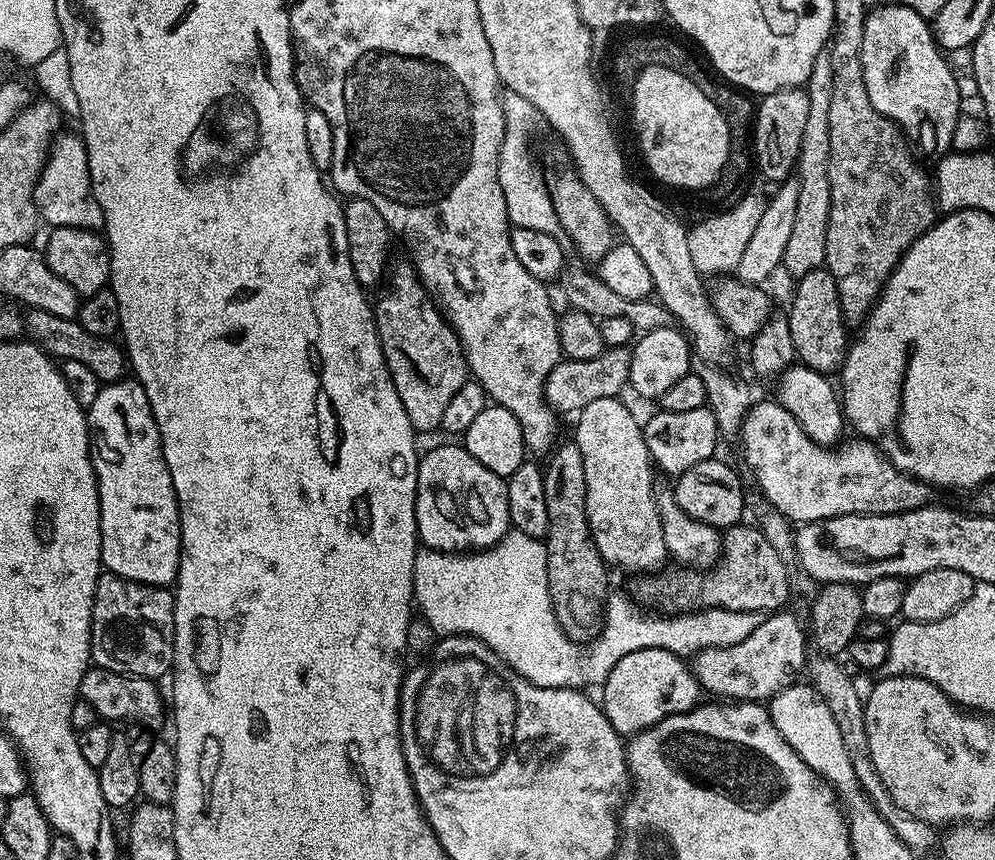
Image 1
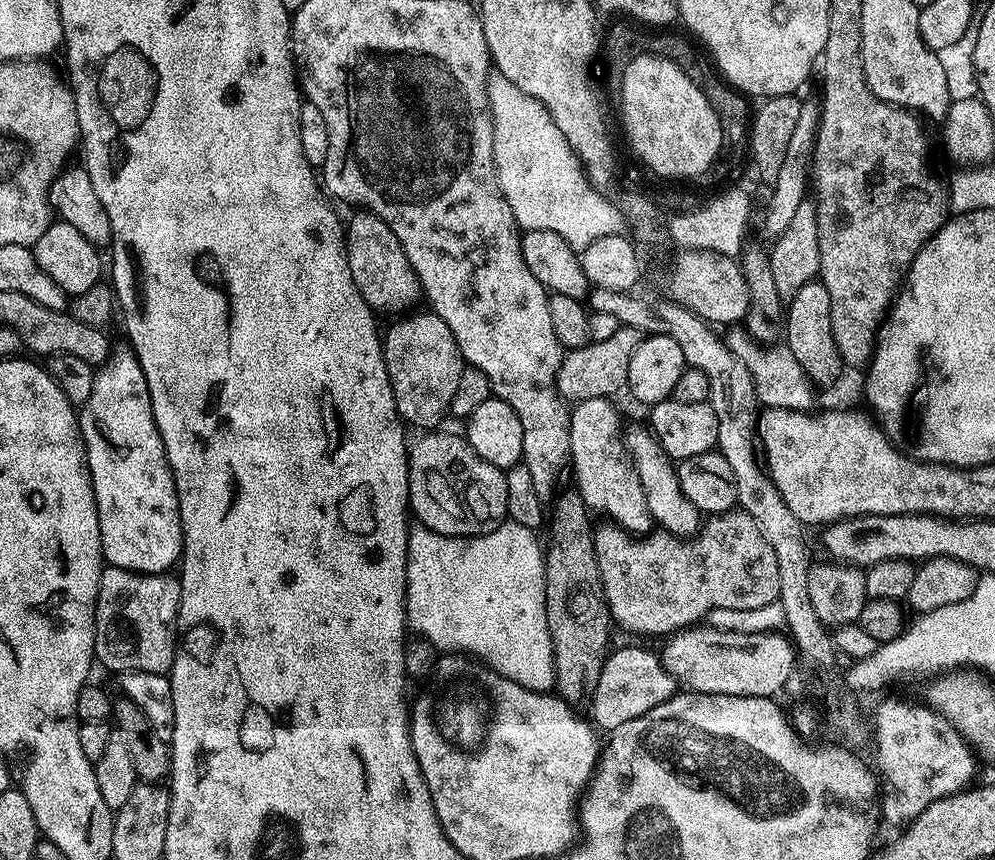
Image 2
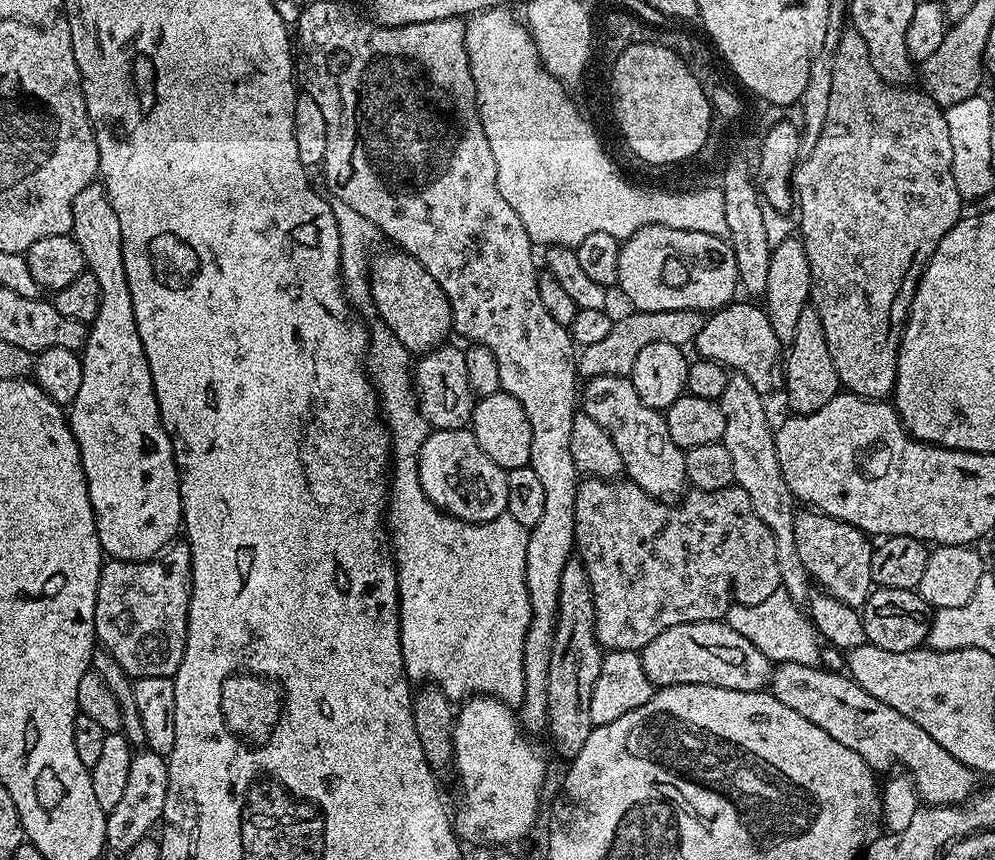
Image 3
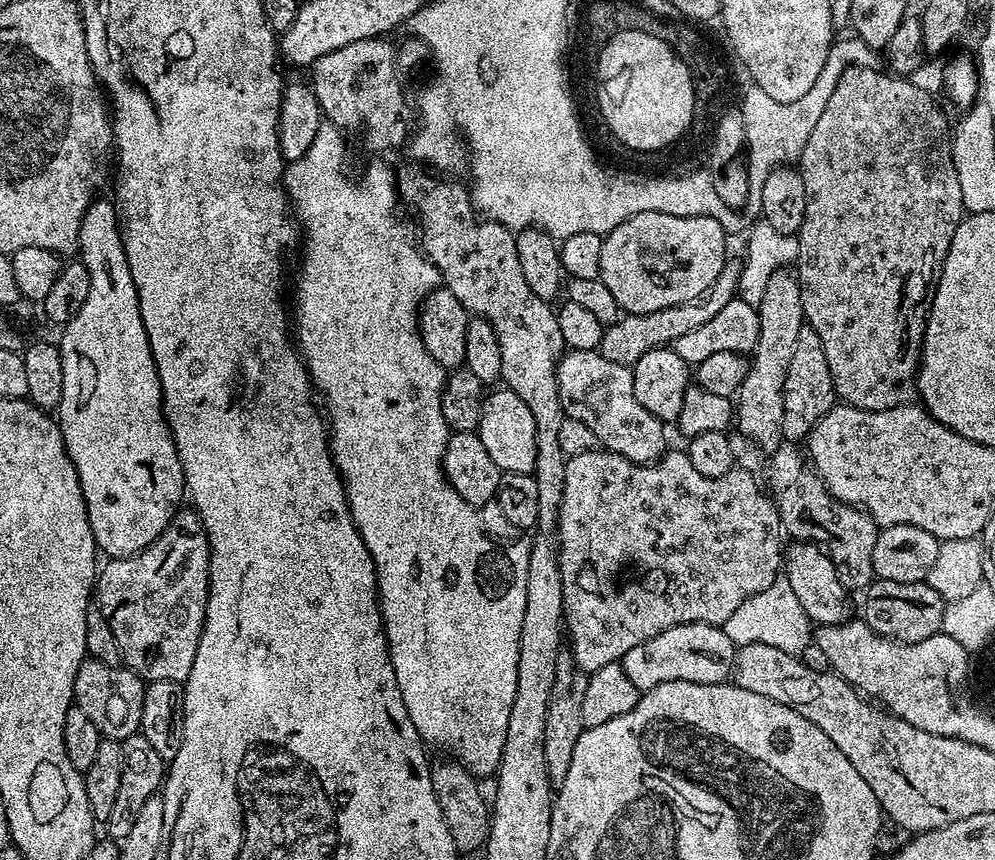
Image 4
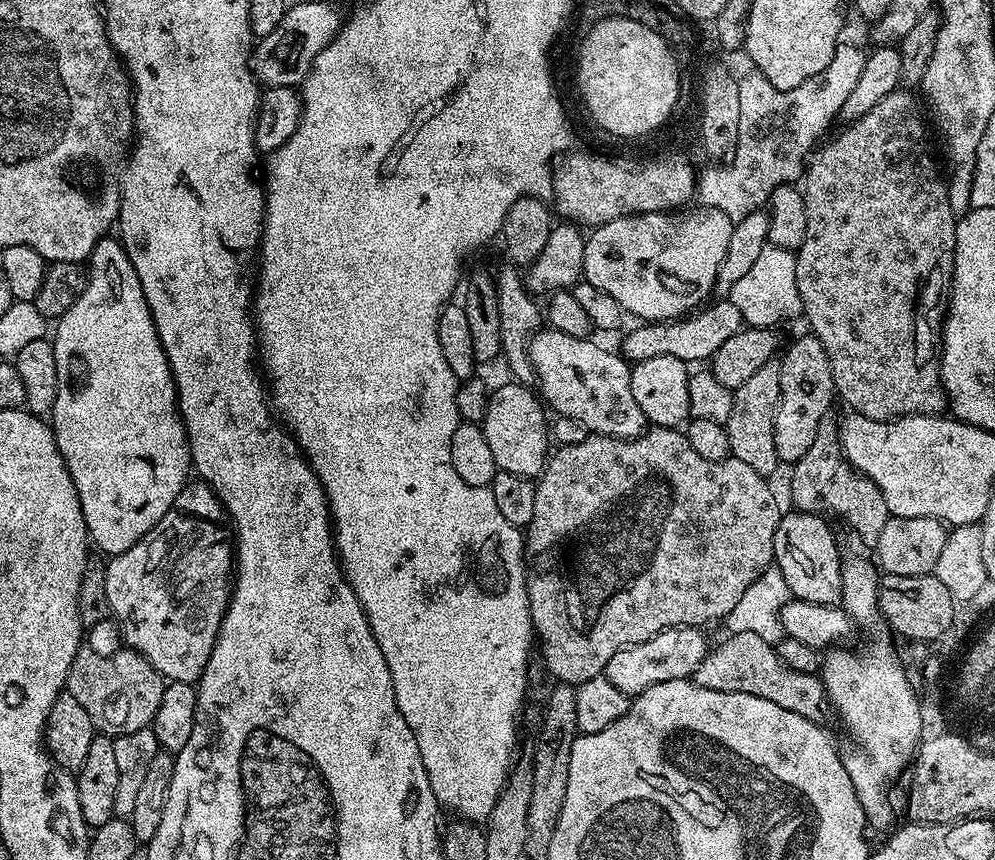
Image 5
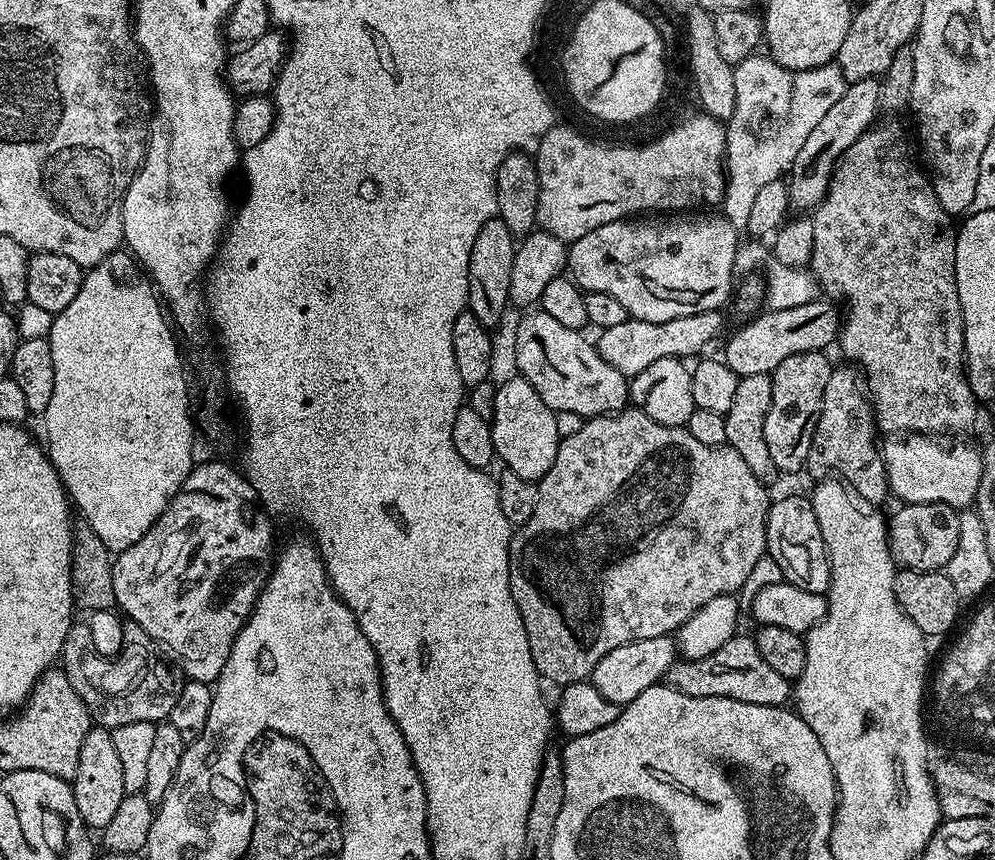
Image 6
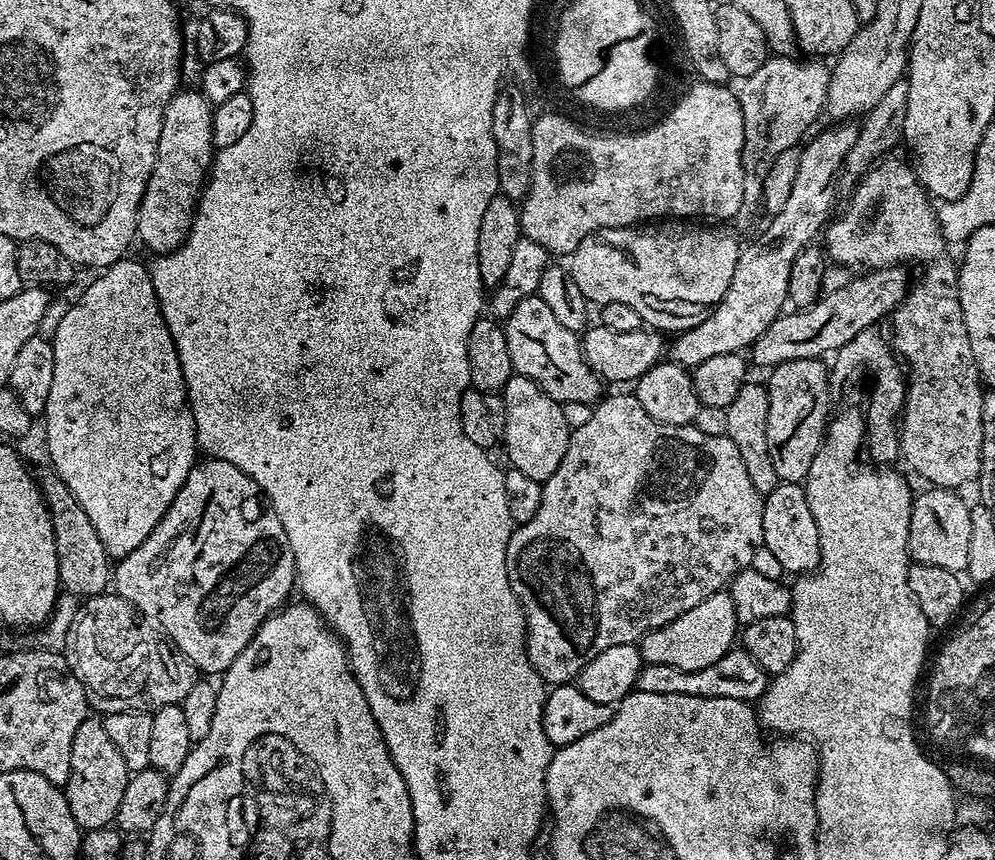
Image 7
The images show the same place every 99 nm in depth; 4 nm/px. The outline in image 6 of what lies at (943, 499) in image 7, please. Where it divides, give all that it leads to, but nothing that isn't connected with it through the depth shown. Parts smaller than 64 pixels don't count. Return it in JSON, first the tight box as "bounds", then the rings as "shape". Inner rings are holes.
{"bounds":[888,502,960,572],"shape":[[[930,502],[929,504],[905,504],[899,505],[893,516],[890,516],[890,531],[888,544],[892,548],[892,558],[901,569],[909,568],[915,572],[939,572],[947,569],[954,550],[958,547],[958,522],[960,512],[951,508],[948,504]]]}

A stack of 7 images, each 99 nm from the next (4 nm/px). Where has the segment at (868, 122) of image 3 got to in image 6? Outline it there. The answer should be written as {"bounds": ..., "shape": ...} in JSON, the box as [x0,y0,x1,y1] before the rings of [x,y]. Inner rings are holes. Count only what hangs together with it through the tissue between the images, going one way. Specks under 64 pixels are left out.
{"bounds":[810,123,978,434],"shape":[[[873,123],[867,132],[863,132],[858,138],[858,142],[854,142],[854,146],[850,146],[850,150],[846,150],[846,154],[842,154],[840,163],[836,165],[836,169],[832,172],[832,181],[828,187],[828,193],[824,196],[824,200],[811,213],[810,219],[814,226],[814,250],[810,261],[810,271],[818,279],[823,295],[831,298],[833,301],[840,302],[843,296],[848,296],[848,316],[843,317],[840,335],[838,337],[838,348],[844,351],[844,356],[848,360],[857,360],[860,368],[864,371],[864,376],[868,379],[867,395],[870,397],[872,411],[876,417],[876,427],[881,433],[892,432],[888,434],[948,434],[944,432],[968,432],[976,424],[976,408],[978,409],[978,401],[972,392],[972,387],[966,375],[966,361],[964,358],[964,315],[962,314],[962,306],[958,298],[958,286],[956,285],[956,233],[953,217],[948,215],[946,210],[942,210],[942,206],[938,202],[938,198],[932,189],[932,181],[926,175],[925,169],[916,165],[916,160],[912,157],[912,152],[908,149],[908,140],[904,137],[904,132],[896,124],[880,124]]]}

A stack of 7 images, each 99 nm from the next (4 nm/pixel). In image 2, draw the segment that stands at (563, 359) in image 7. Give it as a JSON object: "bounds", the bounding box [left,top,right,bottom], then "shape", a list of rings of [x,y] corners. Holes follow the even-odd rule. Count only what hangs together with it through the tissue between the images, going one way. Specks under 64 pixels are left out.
{"bounds":[623,424,702,538],"shape":[[[636,424],[632,429],[623,433],[624,444],[628,447],[628,454],[631,456],[634,466],[638,470],[638,478],[642,482],[642,488],[646,494],[646,506],[648,513],[652,516],[653,521],[663,531],[670,532],[675,536],[691,538],[700,531],[702,523],[702,514],[686,498],[682,492],[682,482],[676,473],[676,464],[662,450],[658,438],[652,433],[651,427]]]}

